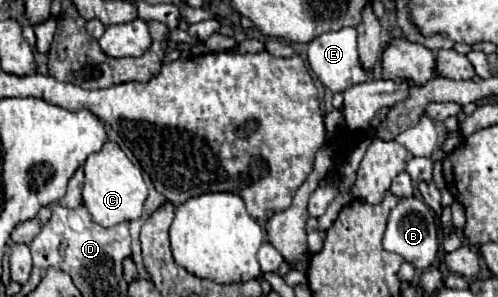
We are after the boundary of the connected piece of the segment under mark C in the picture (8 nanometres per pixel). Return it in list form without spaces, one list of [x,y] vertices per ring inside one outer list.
[[[106,141],[98,153],[92,153],[84,165],[84,205],[88,207],[94,221],[100,225],[118,225],[124,221],[140,219],[142,207],[148,195],[142,171],[126,157],[126,153],[114,141]]]

